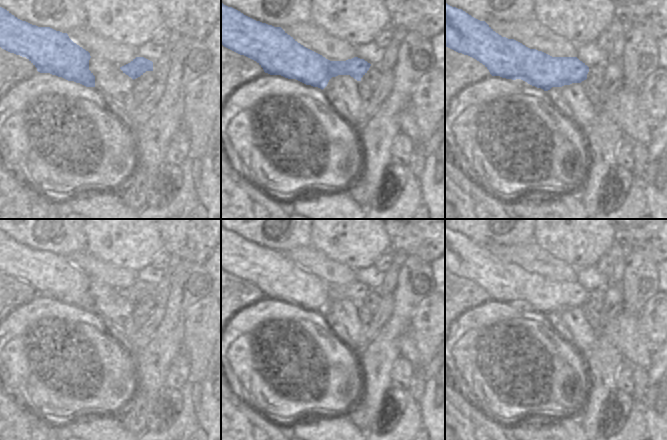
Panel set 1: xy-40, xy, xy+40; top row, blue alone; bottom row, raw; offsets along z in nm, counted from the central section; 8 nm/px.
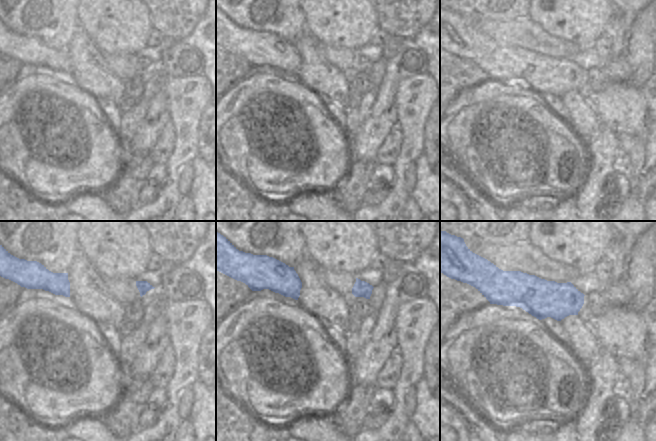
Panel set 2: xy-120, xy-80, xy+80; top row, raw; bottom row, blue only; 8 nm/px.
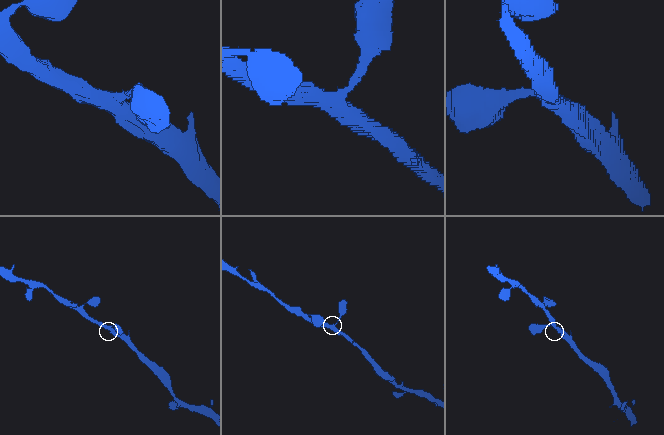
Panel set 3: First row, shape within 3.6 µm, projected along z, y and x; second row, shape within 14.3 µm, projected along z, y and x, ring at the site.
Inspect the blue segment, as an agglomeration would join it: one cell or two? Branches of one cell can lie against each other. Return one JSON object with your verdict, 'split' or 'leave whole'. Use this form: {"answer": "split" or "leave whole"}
{"answer": "leave whole"}

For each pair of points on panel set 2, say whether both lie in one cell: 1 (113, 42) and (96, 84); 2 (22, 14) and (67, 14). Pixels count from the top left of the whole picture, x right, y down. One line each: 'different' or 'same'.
1: different
2: same

